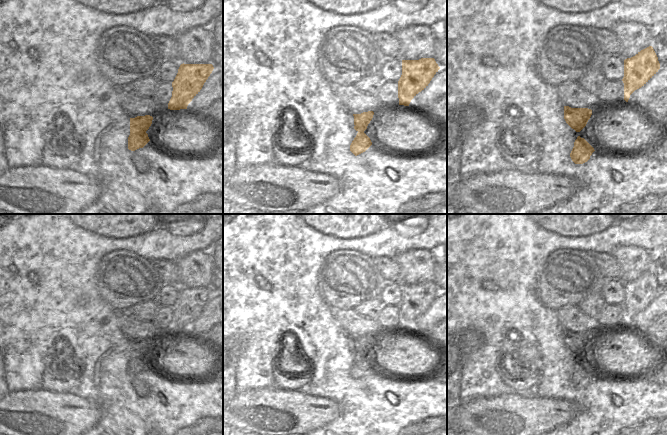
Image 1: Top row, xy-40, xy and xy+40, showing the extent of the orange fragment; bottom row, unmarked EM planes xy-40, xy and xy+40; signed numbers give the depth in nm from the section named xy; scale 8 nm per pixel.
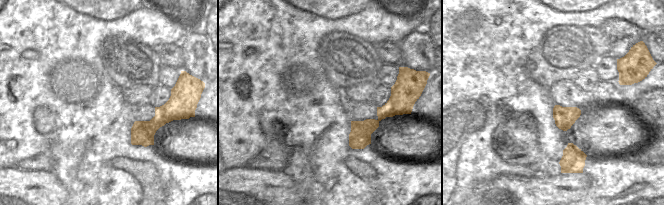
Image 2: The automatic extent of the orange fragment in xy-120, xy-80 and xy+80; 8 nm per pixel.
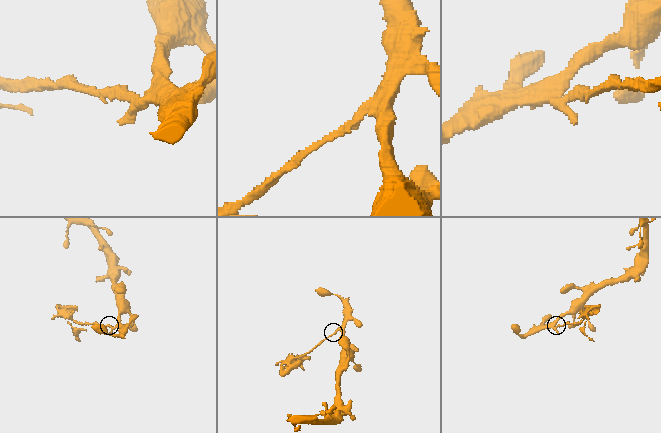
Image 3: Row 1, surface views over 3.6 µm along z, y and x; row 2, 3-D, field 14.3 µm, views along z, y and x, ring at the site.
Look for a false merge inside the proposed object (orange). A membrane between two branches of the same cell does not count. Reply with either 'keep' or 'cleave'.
cleave

